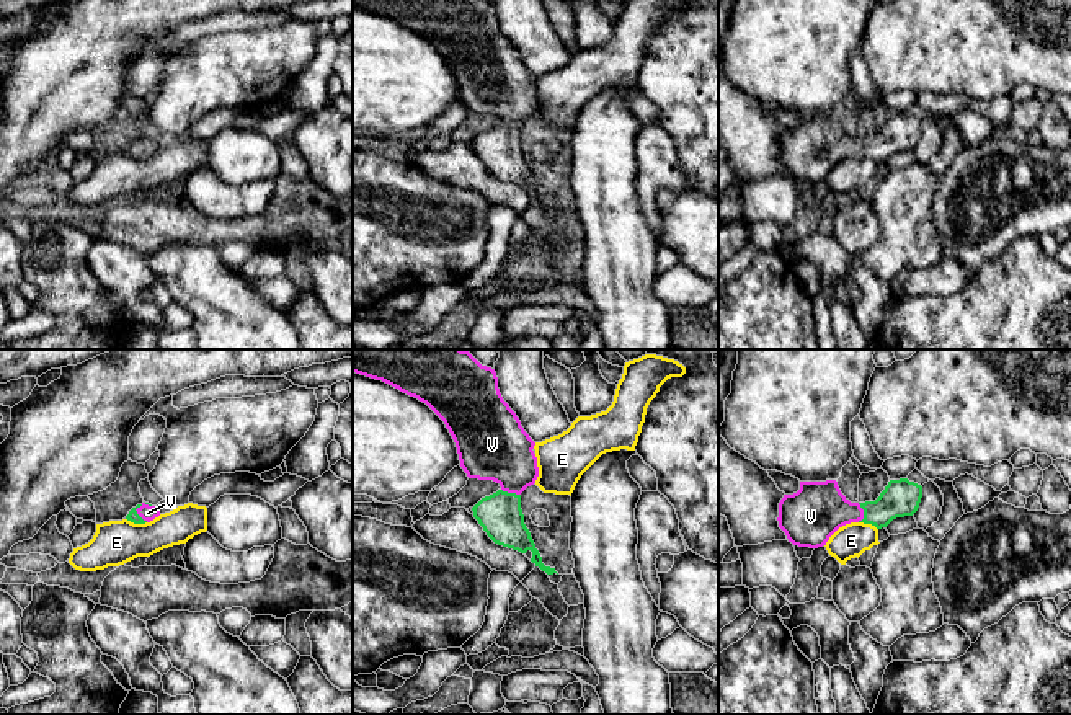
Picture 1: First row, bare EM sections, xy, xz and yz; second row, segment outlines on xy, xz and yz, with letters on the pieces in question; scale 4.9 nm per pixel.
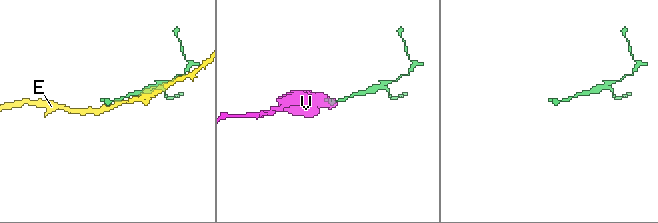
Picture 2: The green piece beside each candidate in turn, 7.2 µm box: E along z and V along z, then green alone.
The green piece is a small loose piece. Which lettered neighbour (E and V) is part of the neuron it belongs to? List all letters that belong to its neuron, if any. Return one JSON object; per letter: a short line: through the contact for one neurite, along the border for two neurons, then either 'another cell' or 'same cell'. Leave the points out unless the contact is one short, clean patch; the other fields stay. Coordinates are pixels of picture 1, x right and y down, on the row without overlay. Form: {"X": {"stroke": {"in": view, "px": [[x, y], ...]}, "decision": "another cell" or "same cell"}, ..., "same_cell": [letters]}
{"E": {"stroke": {"in": "xy", "px": [[126, 152], [134, 157], [146, 157]]}, "decision": "another cell"}, "V": {"stroke": {"in": "xy", "px": [[133, 150], [136, 147], [147, 147]]}, "decision": "same cell"}, "same_cell": ["V"]}

